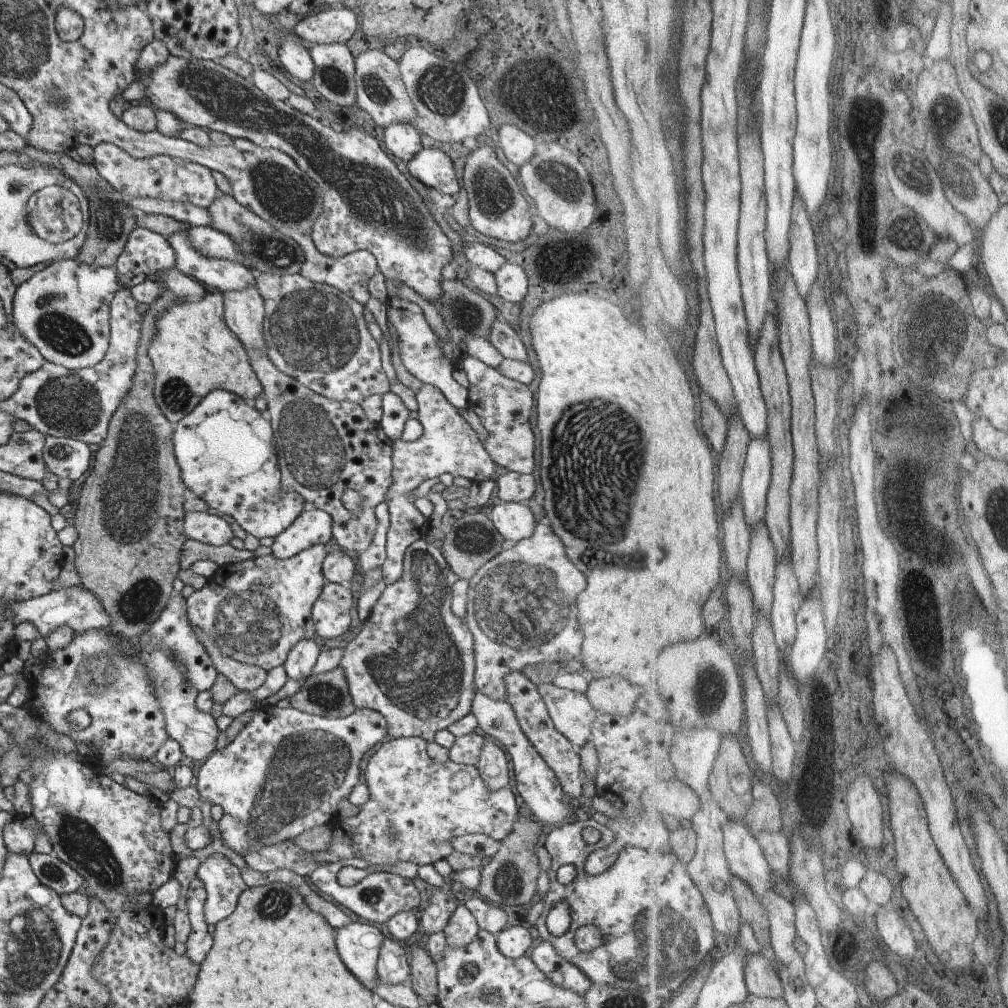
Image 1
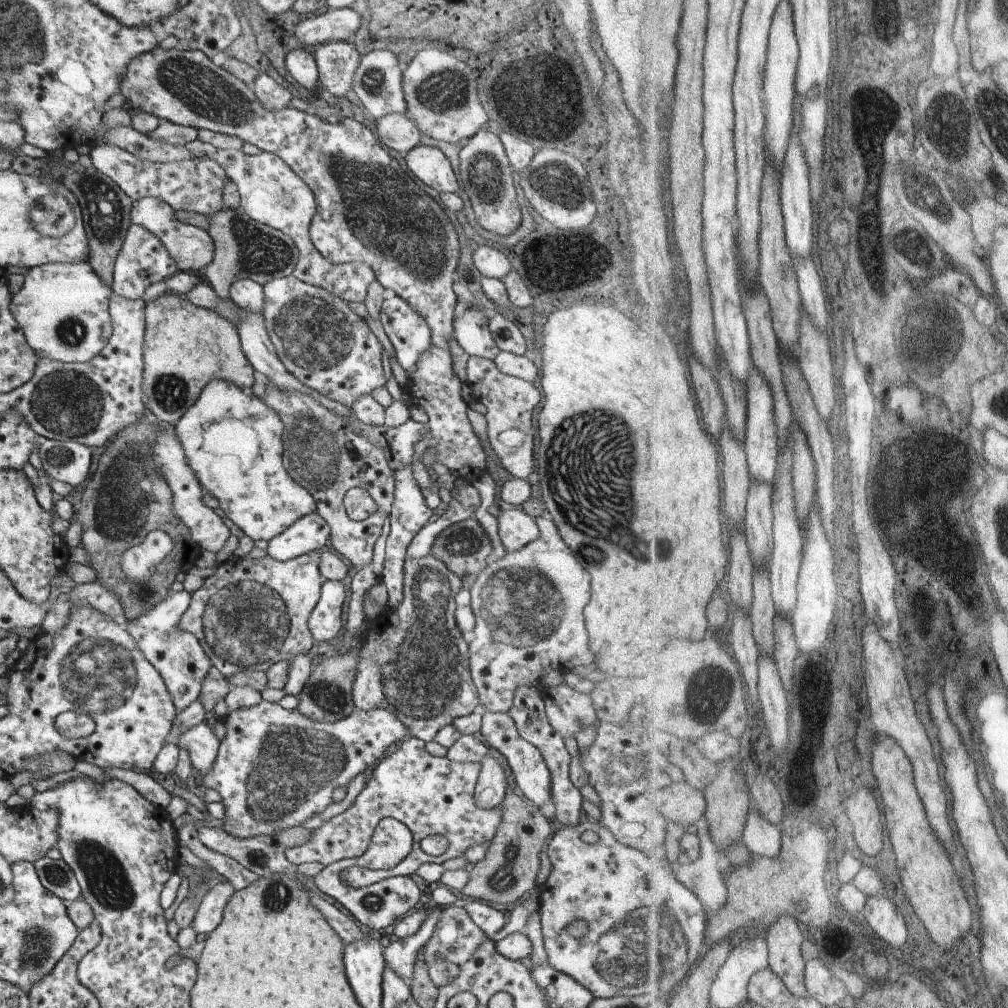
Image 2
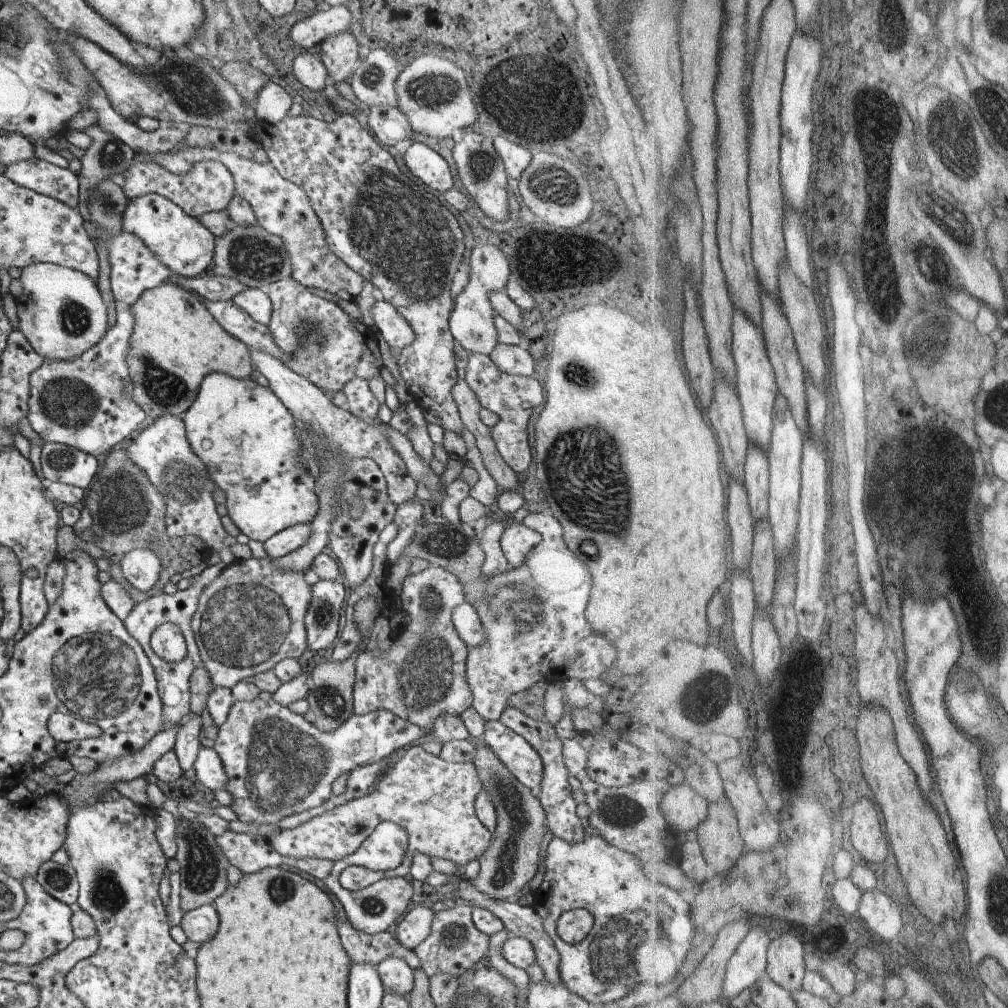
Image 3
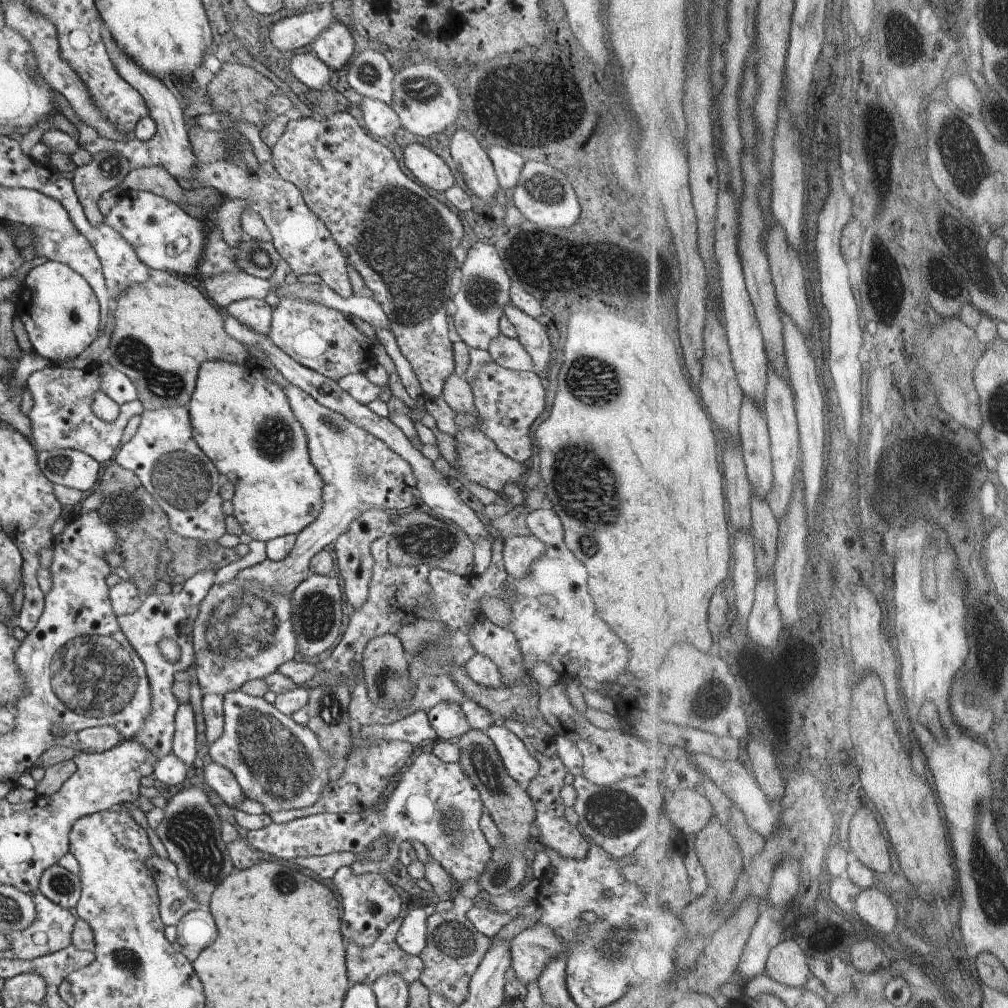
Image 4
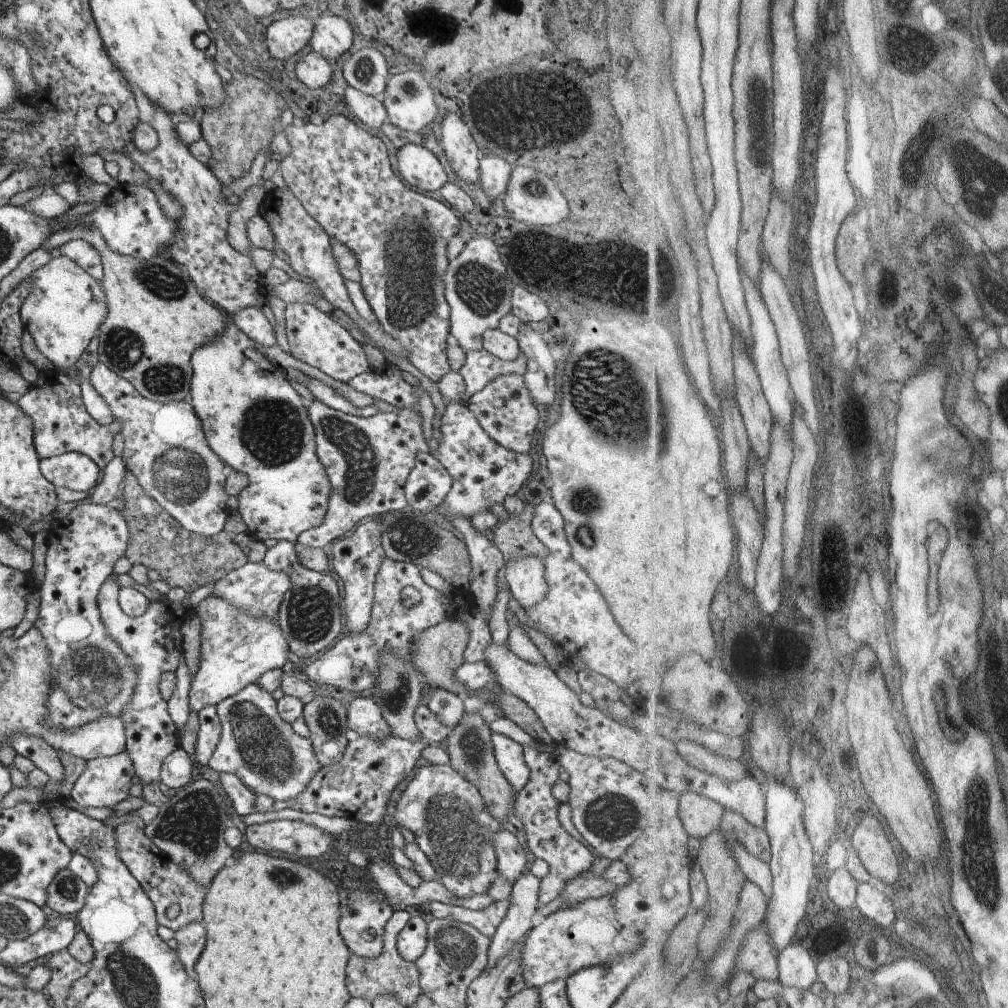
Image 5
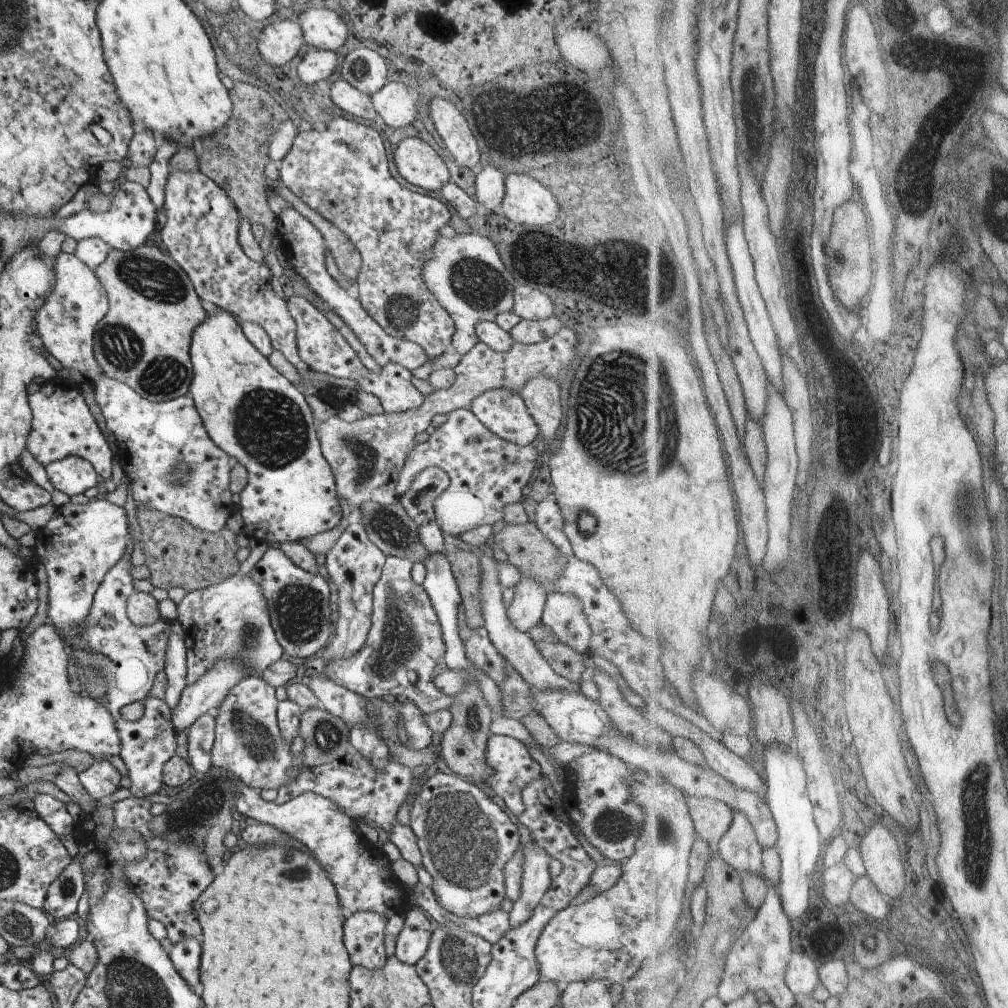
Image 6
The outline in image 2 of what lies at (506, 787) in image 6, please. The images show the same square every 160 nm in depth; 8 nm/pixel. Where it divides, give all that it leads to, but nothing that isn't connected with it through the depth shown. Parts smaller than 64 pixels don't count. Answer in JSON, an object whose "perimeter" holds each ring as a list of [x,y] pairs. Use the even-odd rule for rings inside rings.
{"perimeter":[[[486,712],[481,720],[480,733],[483,740],[486,740],[486,744],[496,748],[502,756],[506,757],[506,762],[514,773],[516,784],[523,792],[524,798],[531,800],[538,808],[545,802],[551,801],[551,772],[545,763],[544,757],[538,748],[518,734],[516,725],[508,713]]]}

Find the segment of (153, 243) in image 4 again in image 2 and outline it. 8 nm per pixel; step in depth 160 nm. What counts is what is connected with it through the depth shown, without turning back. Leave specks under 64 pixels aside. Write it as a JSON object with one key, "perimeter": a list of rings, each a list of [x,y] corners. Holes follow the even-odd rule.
{"perimeter":[[[144,197],[133,201],[131,208],[131,224],[143,226],[160,240],[167,253],[174,259],[180,271],[198,274],[202,266],[208,266],[215,255],[215,244],[207,230],[201,226],[186,224],[183,219],[175,217],[176,211],[164,200]]]}

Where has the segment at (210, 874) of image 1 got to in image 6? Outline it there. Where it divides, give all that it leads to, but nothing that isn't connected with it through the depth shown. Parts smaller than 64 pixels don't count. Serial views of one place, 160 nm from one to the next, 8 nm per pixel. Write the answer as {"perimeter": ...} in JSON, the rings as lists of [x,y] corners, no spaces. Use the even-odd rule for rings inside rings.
{"perimeter":[[[190,937],[173,946],[169,957],[178,974],[189,984],[192,992],[201,998],[203,984],[199,977],[201,965],[201,941]]]}

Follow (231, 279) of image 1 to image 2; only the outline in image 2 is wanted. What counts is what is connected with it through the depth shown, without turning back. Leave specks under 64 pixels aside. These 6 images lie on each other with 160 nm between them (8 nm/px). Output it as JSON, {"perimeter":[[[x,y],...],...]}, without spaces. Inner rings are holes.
{"perimeter":[[[248,277],[239,278],[229,288],[231,301],[234,301],[240,309],[245,309],[261,317],[265,314],[264,295],[263,286]]]}

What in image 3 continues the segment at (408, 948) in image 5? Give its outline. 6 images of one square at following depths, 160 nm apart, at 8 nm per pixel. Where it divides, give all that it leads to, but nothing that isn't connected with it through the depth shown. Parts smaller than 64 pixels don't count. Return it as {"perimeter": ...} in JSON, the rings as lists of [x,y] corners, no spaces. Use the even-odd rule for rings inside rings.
{"perimeter":[[[421,905],[412,908],[393,927],[397,944],[410,950],[414,950],[419,944],[422,944],[430,934],[434,915],[435,912],[431,908]]]}

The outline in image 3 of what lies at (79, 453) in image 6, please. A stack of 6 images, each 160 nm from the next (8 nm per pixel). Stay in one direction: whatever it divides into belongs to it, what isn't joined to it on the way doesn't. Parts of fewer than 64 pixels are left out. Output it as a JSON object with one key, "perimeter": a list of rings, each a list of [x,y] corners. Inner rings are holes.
{"perimeter":[[[130,308],[117,312],[114,326],[106,332],[100,342],[89,348],[78,360],[56,362],[43,359],[42,366],[30,373],[29,413],[30,428],[40,435],[46,443],[62,443],[81,450],[86,454],[100,456],[106,454],[130,438],[145,422],[147,414],[134,402],[132,394],[124,394],[125,380],[129,380],[129,370],[125,361],[130,346],[130,337],[134,326],[134,315]]]}

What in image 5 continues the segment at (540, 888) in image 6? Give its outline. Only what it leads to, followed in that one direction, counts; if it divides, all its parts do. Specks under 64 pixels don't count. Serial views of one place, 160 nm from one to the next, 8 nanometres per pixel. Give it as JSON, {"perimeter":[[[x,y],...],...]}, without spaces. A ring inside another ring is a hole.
{"perimeter":[[[531,872],[521,874],[514,882],[509,898],[510,906],[499,924],[496,934],[491,938],[487,954],[487,968],[510,952],[533,928],[532,916],[539,906],[541,878]]]}

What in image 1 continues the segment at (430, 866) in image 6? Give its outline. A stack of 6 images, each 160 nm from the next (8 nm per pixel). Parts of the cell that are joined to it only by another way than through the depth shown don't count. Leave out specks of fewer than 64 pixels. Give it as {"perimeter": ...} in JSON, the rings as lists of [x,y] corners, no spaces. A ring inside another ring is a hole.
{"perimeter":[[[420,737],[387,738],[378,752],[368,760],[364,780],[367,799],[360,806],[358,814],[352,818],[336,818],[332,823],[332,838],[328,848],[322,851],[306,852],[310,860],[320,865],[335,861],[350,860],[353,857],[364,859],[369,866],[381,867],[402,861],[412,861],[418,866],[434,864],[444,860],[454,852],[451,840],[464,835],[484,833],[494,840],[501,841],[513,830],[519,815],[514,794],[509,787],[488,791],[477,765],[458,764],[453,760],[439,763],[427,753],[427,742]]]}

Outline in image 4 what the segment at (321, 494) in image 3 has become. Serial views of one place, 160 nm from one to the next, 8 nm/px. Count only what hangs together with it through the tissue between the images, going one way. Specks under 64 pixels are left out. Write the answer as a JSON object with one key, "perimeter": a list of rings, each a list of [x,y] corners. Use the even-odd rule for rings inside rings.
{"perimeter":[[[290,384],[283,388],[294,416],[305,430],[312,464],[323,478],[323,507],[317,519],[296,535],[296,542],[285,559],[272,561],[266,558],[253,567],[242,569],[235,578],[259,583],[262,589],[274,594],[289,596],[312,574],[310,559],[334,543],[364,511],[404,510],[418,500],[413,468],[382,439],[356,426],[343,414],[321,405],[297,386]]]}

